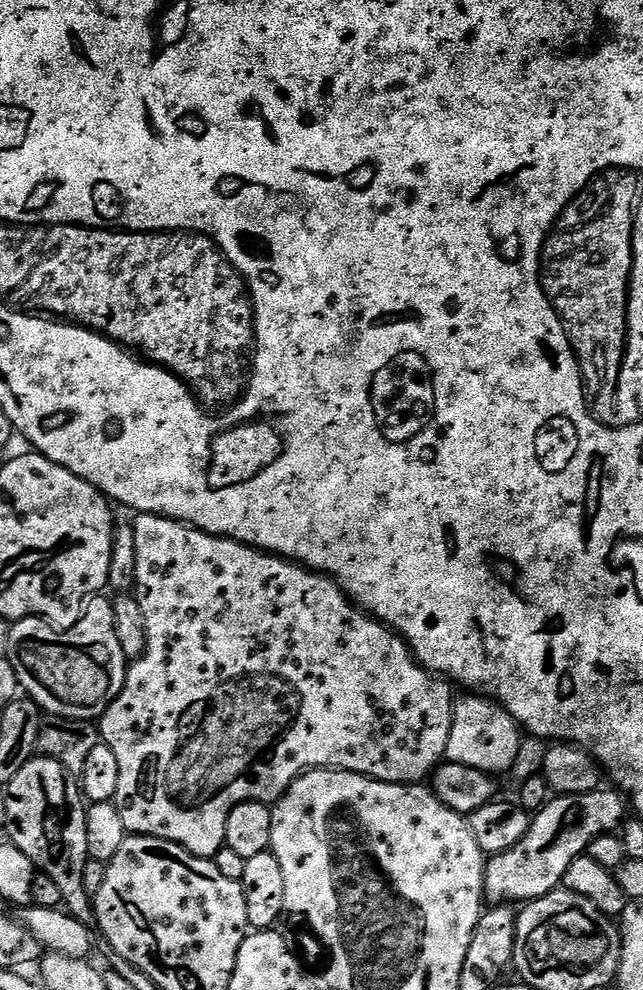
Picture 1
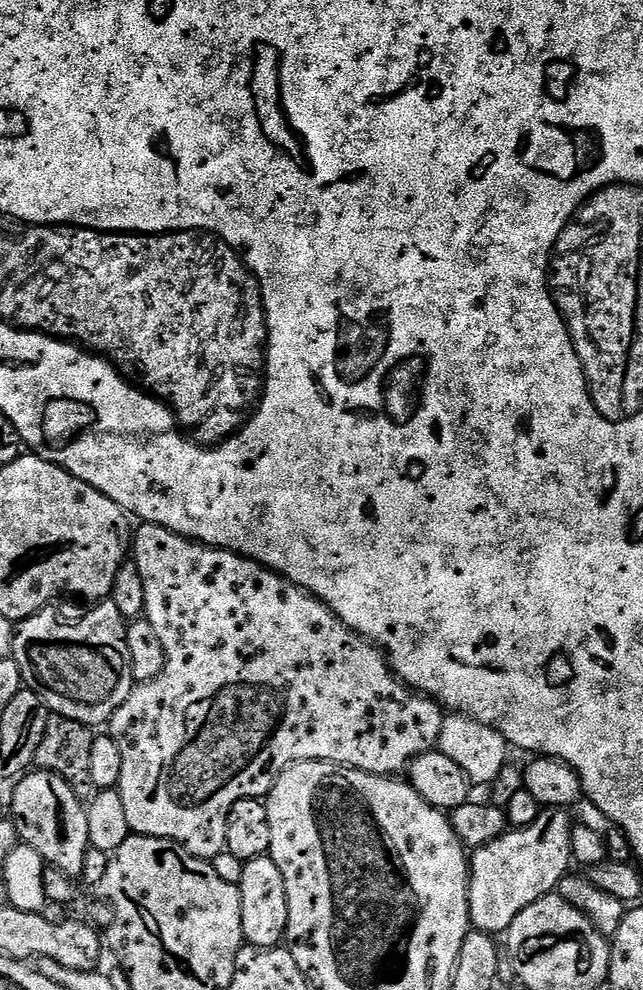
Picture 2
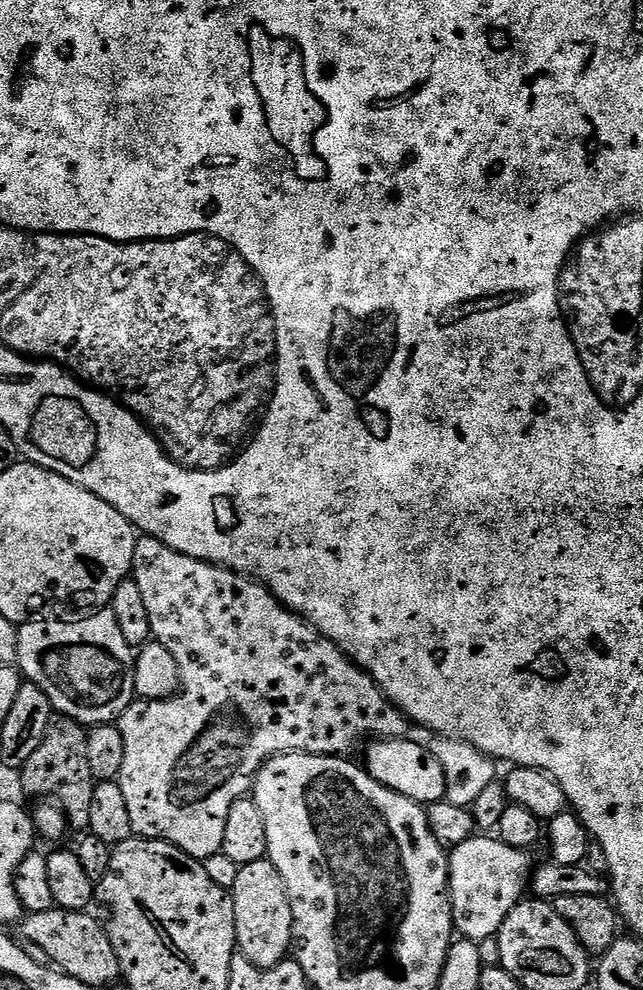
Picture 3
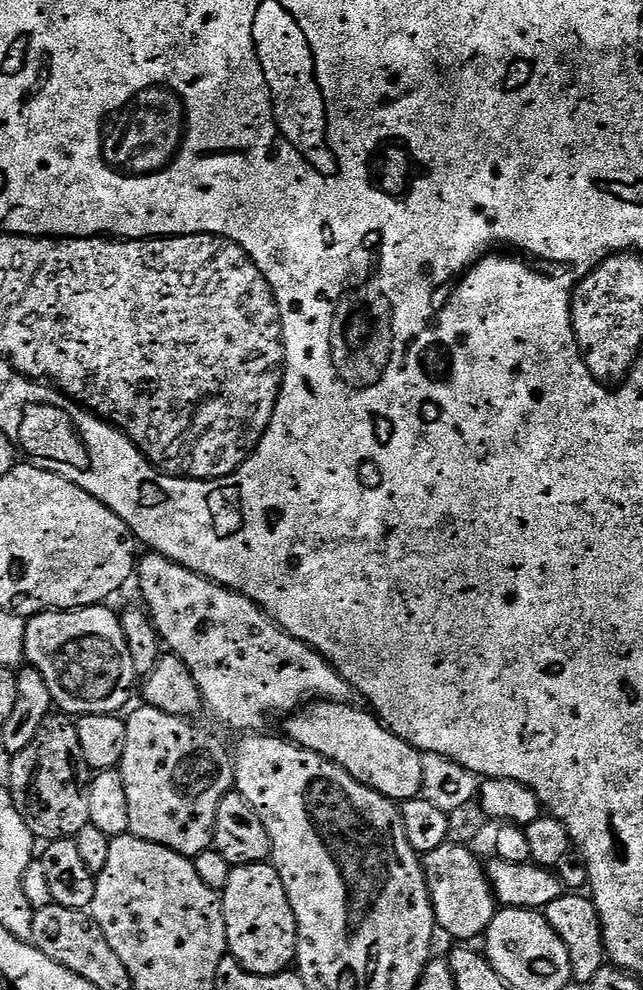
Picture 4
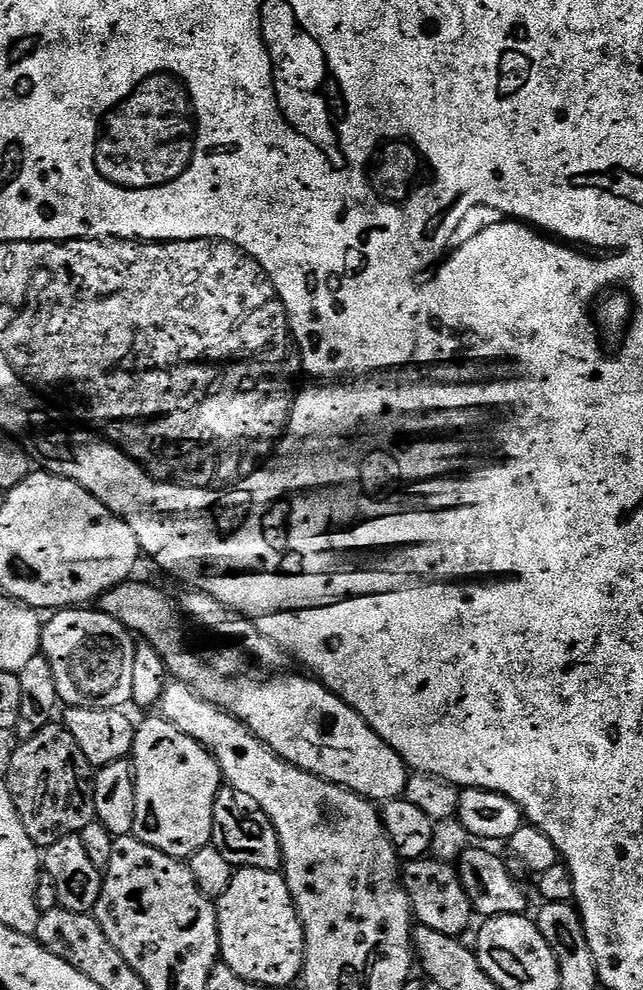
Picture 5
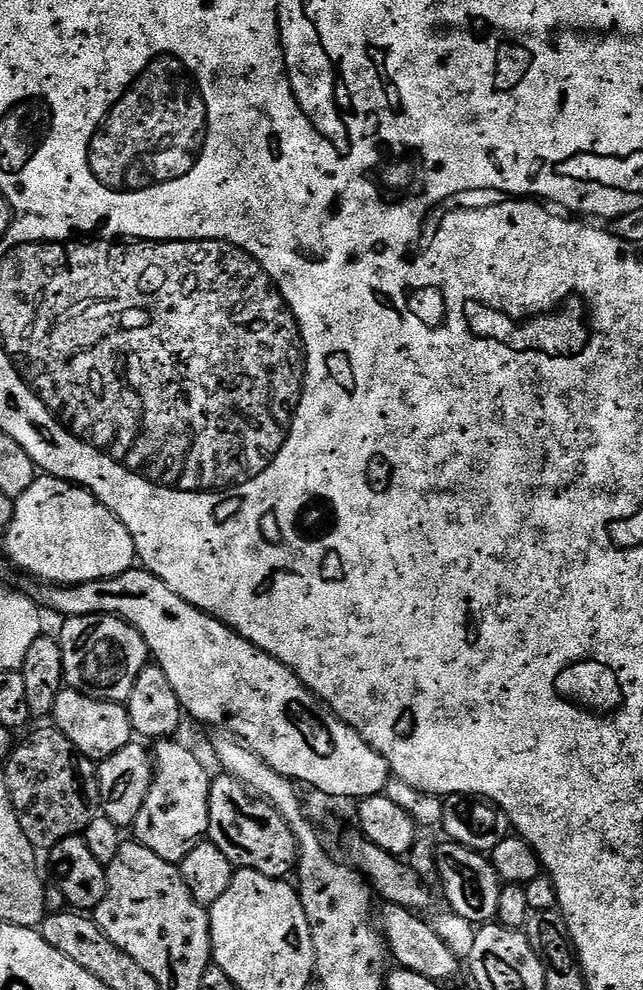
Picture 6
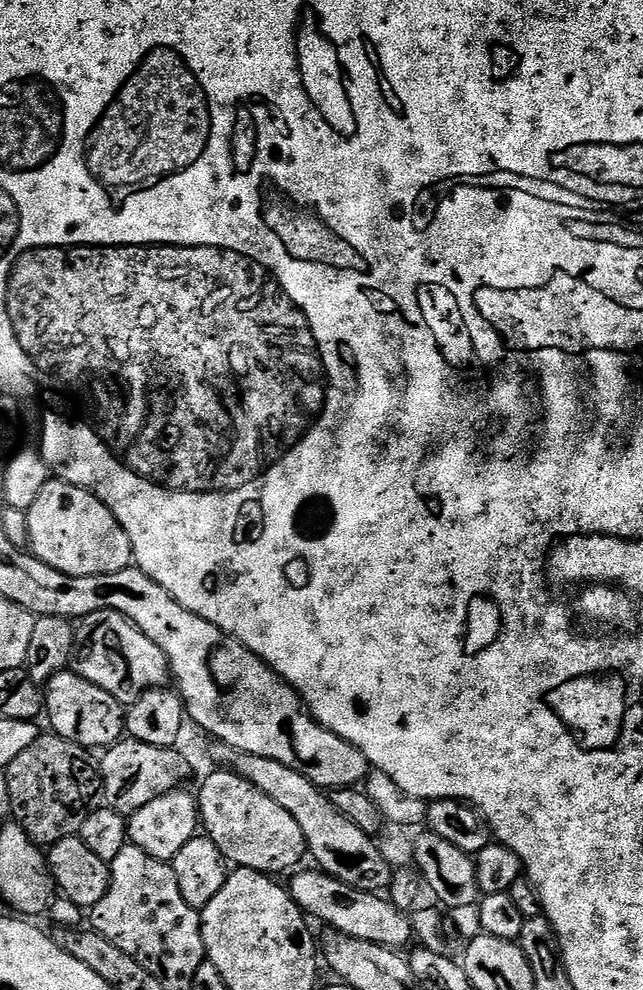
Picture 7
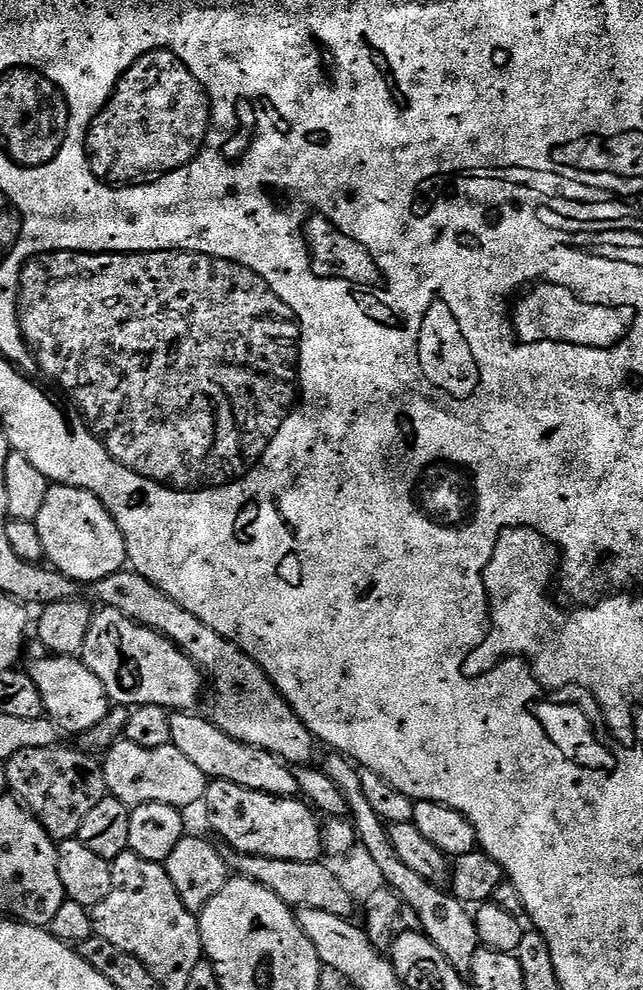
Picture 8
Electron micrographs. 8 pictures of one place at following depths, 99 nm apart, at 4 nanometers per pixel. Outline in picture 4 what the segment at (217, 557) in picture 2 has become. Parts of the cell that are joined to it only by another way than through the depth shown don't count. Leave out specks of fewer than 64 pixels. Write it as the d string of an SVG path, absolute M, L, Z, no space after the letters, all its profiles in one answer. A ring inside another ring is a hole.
M149 551L138 560L140 592L144 595L143 607L152 618L152 625L165 645L168 644L180 661L191 670L196 685L200 687L203 703L224 724L229 724L236 734L256 734L268 724L268 716L281 718L304 707L306 702L319 699L337 702L351 701L354 690L338 674L338 670L321 652L315 652L306 642L282 630L250 598L241 592L232 592L194 570L176 564ZM140 706L132 717L127 717L126 723L126 754L118 771L127 792L130 814L128 832L146 842L161 844L189 858L213 847L212 835L218 806L227 792L233 791L236 783L234 760L229 749L227 752L210 733L195 728L185 717L171 716L157 708Z

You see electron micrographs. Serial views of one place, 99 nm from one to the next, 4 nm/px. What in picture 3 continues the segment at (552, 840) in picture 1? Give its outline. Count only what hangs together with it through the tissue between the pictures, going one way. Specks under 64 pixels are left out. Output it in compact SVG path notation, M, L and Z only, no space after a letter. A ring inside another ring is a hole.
M473 834L466 842L448 852L448 887L450 889L450 903L452 919L457 933L465 940L485 942L499 933L502 922L512 913L513 908L520 903L522 893L526 888L529 853L522 849L514 849L506 845L499 838L488 834Z

